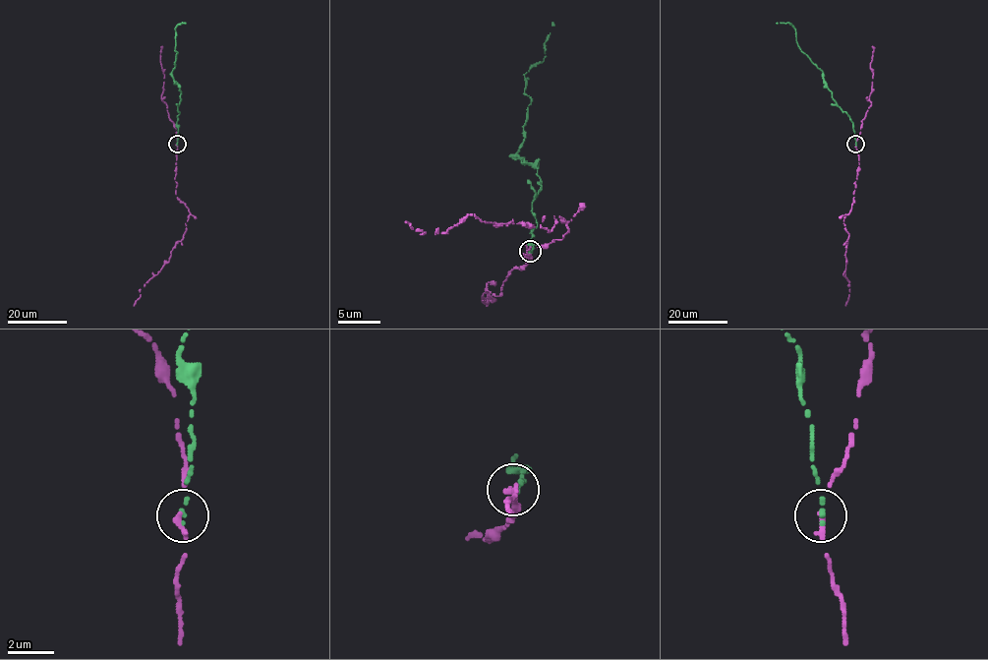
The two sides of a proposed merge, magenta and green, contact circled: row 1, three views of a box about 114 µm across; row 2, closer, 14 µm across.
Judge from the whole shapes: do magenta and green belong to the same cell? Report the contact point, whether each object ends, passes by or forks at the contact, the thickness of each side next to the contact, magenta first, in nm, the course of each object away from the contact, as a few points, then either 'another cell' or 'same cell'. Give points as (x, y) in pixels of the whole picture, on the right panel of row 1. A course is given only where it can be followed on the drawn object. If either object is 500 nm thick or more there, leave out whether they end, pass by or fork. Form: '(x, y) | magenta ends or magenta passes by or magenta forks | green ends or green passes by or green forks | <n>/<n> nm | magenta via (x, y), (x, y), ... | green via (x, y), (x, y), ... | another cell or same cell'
(855, 144) | magenta ends | green ends | 320/240 nm | magenta via (856, 144), (859, 171), (853, 203), (843, 223), (849, 234), (843, 274), (850, 289), (845, 305) | green via (856, 144), (853, 122), (833, 98), (823, 72), (800, 50), (794, 28), (789, 23), (776, 23) | another cell

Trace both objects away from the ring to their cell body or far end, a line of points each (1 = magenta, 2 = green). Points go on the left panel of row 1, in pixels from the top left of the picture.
1: (176, 144), (175, 194), (190, 214), (183, 238), (171, 251), (169, 261), (140, 289), (141, 296), (134, 305)
2: (177, 144), (181, 91), (171, 72), (177, 52), (175, 28), (185, 23)

